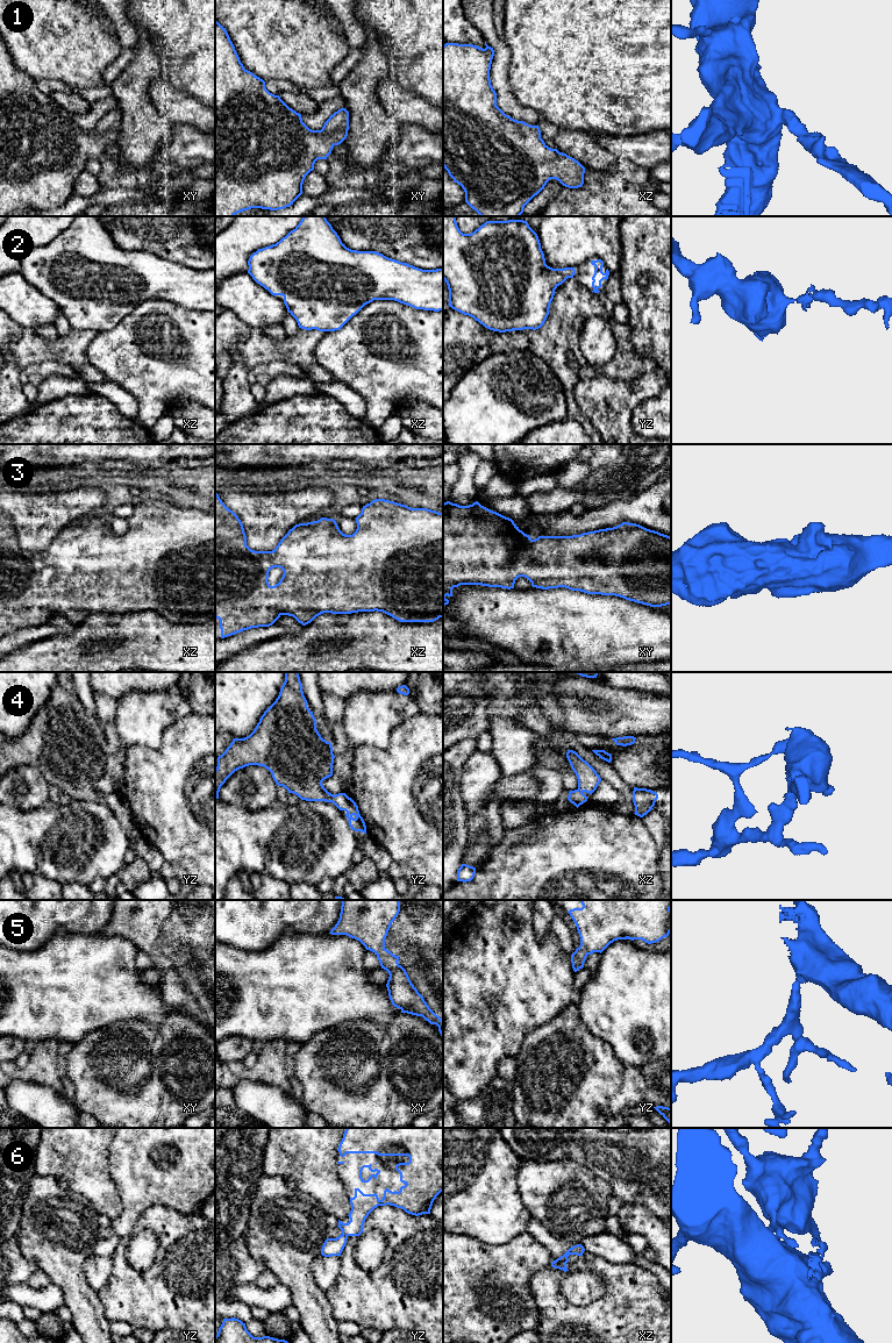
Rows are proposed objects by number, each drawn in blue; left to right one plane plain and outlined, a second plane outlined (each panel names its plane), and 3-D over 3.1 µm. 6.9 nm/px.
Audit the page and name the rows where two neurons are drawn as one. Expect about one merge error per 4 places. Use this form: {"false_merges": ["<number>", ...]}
{"false_merges": ["6"]}

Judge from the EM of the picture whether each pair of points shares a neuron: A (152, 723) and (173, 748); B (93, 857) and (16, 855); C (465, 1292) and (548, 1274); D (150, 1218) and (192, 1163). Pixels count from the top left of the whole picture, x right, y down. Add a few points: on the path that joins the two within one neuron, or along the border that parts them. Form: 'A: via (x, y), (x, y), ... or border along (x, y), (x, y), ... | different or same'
A: border along (183, 718), (164, 730), (157, 748), (137, 745) | different
B: via (75, 850), (35, 850) | same
C: border along (550, 1264), (541, 1269), (529, 1281), (535, 1305) | different
D: border along (186, 1214), (165, 1206), (150, 1205), (137, 1220) | different

